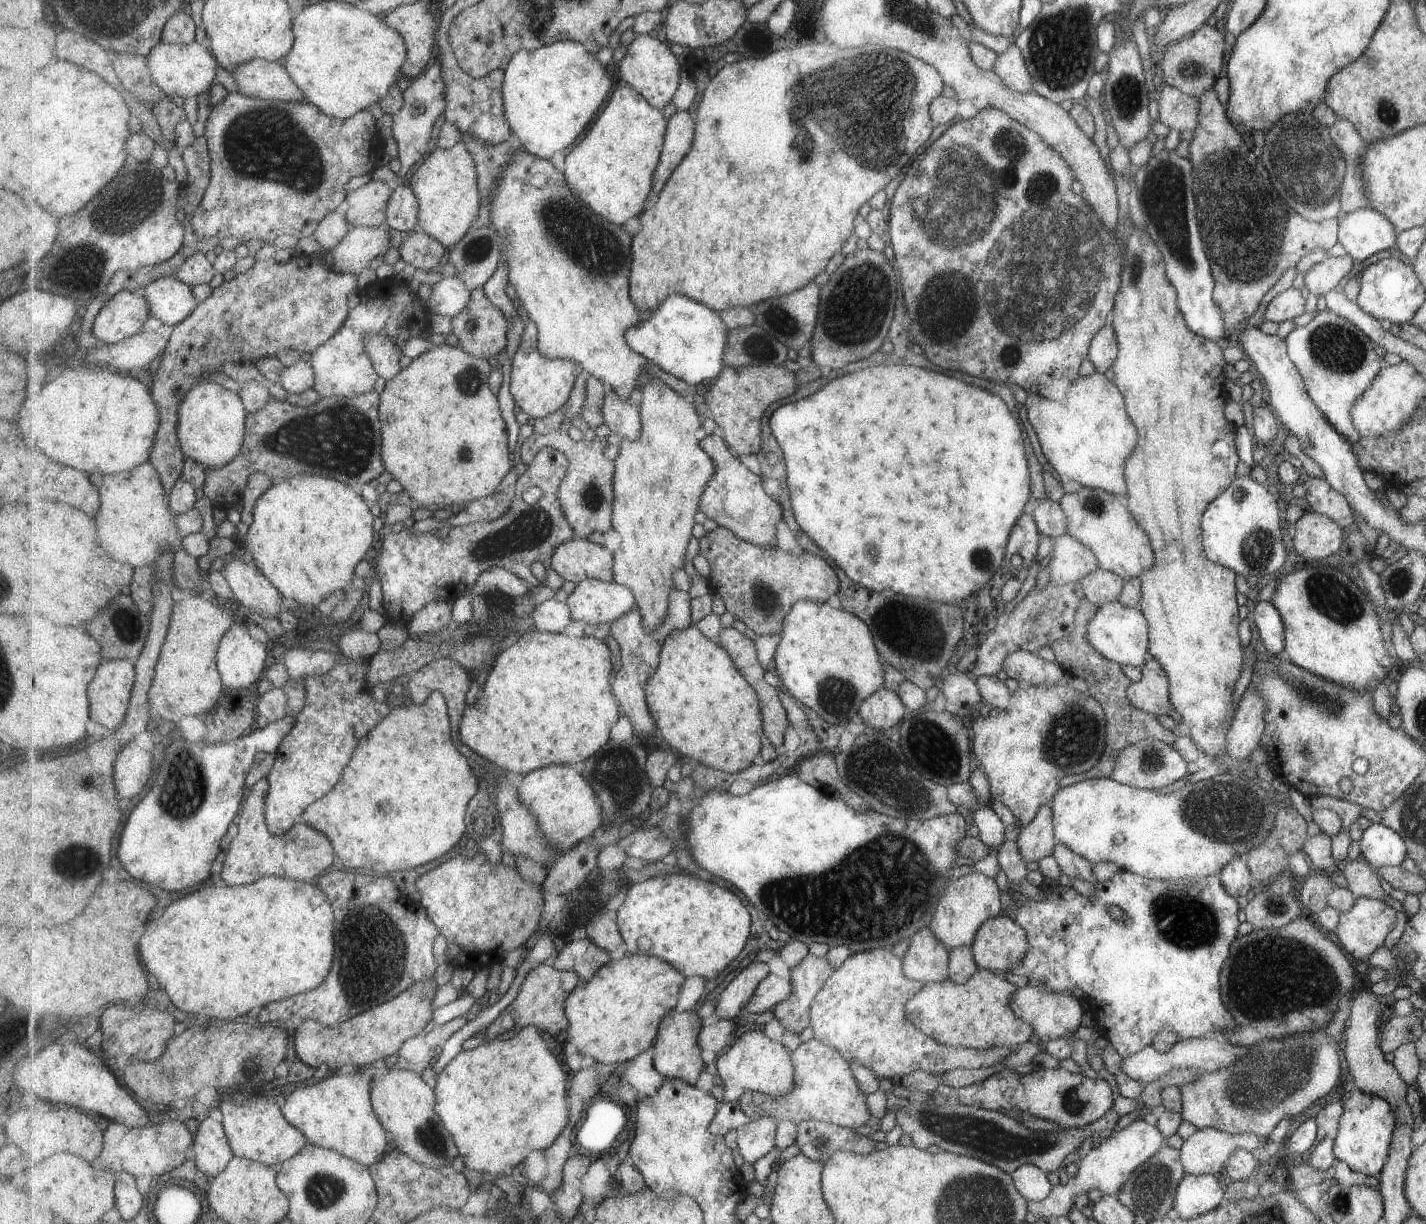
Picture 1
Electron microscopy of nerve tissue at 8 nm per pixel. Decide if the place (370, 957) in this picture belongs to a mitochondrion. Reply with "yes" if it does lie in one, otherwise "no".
yes

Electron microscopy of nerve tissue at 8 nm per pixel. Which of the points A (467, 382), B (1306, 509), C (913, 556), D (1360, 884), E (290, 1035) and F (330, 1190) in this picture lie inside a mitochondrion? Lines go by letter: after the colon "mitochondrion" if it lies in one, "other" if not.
A: mitochondrion
B: other
C: other
D: other
E: other
F: mitochondrion

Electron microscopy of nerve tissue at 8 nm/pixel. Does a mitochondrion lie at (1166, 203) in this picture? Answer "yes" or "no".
yes

